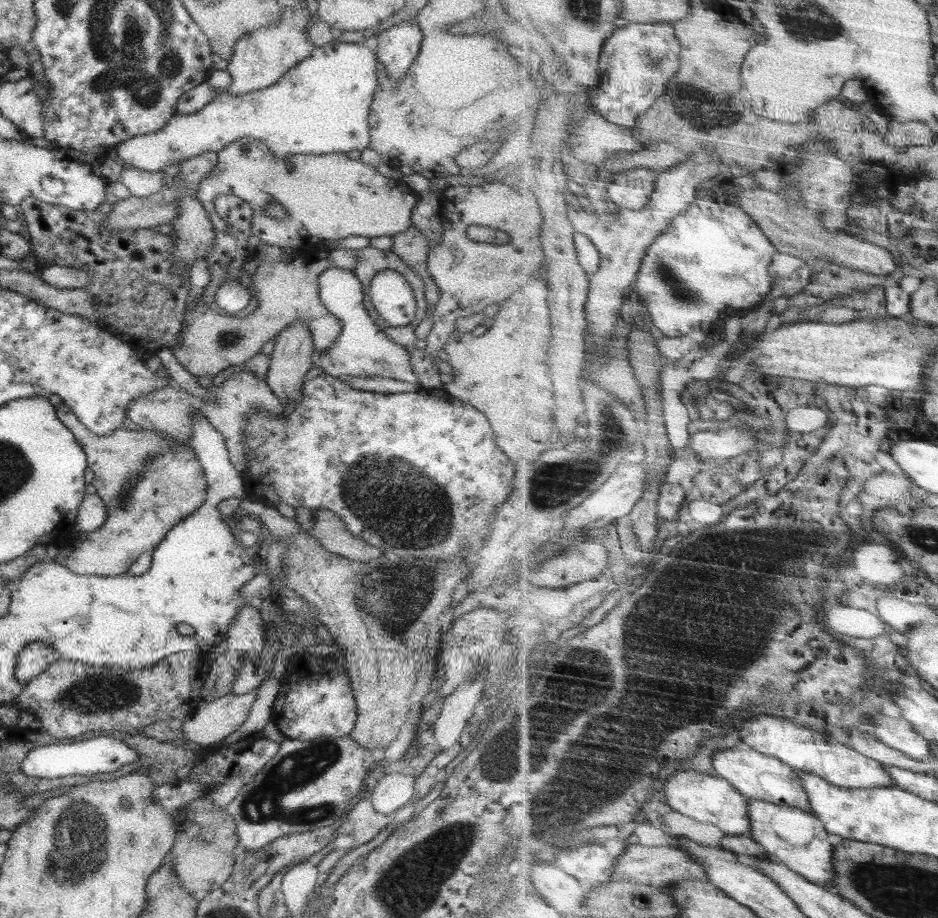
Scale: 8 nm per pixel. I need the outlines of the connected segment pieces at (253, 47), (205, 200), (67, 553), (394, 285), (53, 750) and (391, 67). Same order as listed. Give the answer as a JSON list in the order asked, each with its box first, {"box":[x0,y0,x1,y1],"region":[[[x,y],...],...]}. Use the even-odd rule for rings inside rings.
[{"box":[225,8,314,95],"region":[[[284,8],[281,19],[270,28],[258,28],[250,34],[238,38],[234,46],[234,54],[225,69],[232,77],[229,86],[231,95],[252,92],[274,84],[285,72],[295,64],[313,54],[314,46],[306,36],[307,26],[310,24],[306,8]]]},{"box":[196,136,418,253],"region":[[[248,136],[227,144],[218,153],[217,166],[205,175],[196,191],[216,231],[225,231],[228,225],[216,212],[215,198],[222,194],[239,196],[253,210],[252,234],[286,253],[304,244],[347,236],[393,237],[413,226],[411,212],[418,200],[410,188],[404,192],[400,182],[382,176],[360,159],[350,159],[346,153],[293,154],[277,162],[265,141]],[[272,203],[280,203],[287,217],[266,216],[265,208]]]},{"box":[55,404,206,576],"region":[[[61,404],[55,407],[56,416],[70,429],[78,446],[87,457],[87,466],[94,471],[93,486],[106,506],[106,522],[92,532],[78,532],[78,538],[70,540],[62,554],[55,556],[58,564],[63,564],[73,573],[94,576],[116,576],[128,572],[131,564],[138,559],[149,557],[156,545],[177,523],[186,519],[206,500],[206,480],[198,464],[194,450],[189,446],[174,446],[168,435],[158,431],[129,431],[124,426],[113,430],[109,435],[96,436],[68,408]]]},{"box":[369,270,417,326],"region":[[[380,270],[369,286],[370,300],[378,314],[391,326],[406,326],[415,318],[417,304],[410,284],[396,270]]]},{"box":[21,734,141,779],"region":[[[104,734],[92,740],[84,740],[76,743],[38,745],[26,753],[21,762],[21,772],[28,776],[40,778],[62,778],[72,775],[82,775],[84,779],[97,772],[112,772],[124,765],[136,762],[141,755],[136,749],[129,747],[128,743]]]},{"box":[377,20,422,81],"region":[[[415,20],[400,22],[377,37],[377,60],[395,81],[399,81],[418,56],[422,40]]]}]

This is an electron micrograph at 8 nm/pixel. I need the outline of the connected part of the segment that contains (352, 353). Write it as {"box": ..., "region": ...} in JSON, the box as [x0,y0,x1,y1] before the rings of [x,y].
{"box":[314,267,419,384],"region":[[[328,267],[318,276],[319,299],[342,323],[338,338],[325,351],[315,356],[314,365],[330,376],[386,377],[419,384],[413,373],[408,351],[382,332],[368,316],[363,305],[363,286],[352,272]]]}

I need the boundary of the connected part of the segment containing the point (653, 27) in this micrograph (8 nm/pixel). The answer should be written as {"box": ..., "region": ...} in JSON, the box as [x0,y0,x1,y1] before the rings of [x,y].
{"box":[591,21,683,128],"region":[[[655,21],[654,23],[631,23],[620,27],[607,41],[601,54],[599,82],[594,86],[591,107],[598,109],[606,119],[634,128],[642,115],[646,115],[657,101],[668,93],[672,80],[681,70],[683,48],[674,23]]]}

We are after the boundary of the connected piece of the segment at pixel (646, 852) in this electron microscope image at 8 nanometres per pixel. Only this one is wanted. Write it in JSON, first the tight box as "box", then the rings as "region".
{"box":[616,843,708,887],"region":[[[642,843],[631,845],[623,855],[617,857],[616,872],[627,874],[636,884],[664,887],[686,879],[708,880],[705,866],[690,856],[690,850],[678,846],[646,846]]]}

